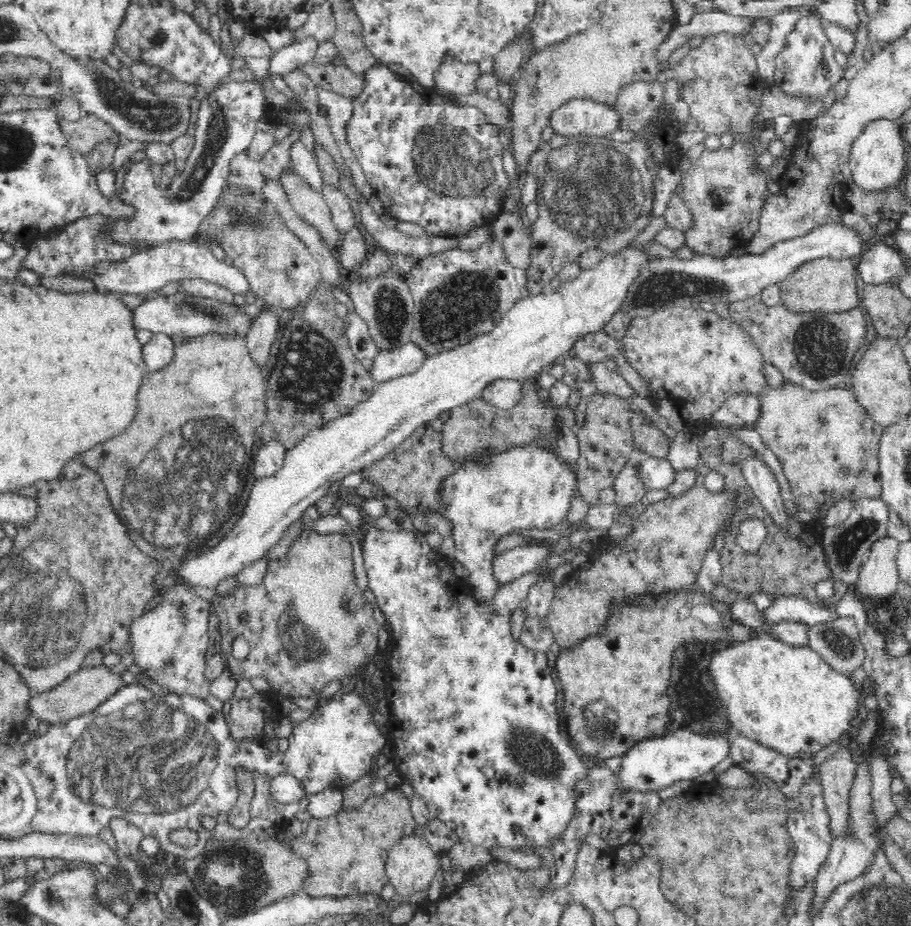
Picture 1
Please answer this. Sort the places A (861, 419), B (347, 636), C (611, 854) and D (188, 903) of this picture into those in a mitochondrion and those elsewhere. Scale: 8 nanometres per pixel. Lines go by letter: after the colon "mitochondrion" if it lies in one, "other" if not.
A: other
B: mitochondrion
C: other
D: mitochondrion

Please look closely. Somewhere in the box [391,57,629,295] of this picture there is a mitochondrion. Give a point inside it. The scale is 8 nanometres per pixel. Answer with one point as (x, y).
(464, 163)

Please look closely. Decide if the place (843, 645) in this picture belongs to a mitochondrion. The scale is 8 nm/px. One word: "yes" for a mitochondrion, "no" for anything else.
yes

